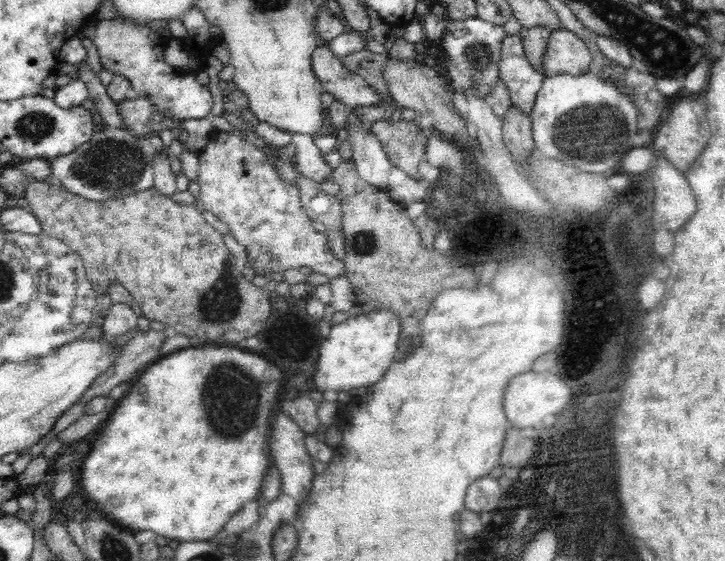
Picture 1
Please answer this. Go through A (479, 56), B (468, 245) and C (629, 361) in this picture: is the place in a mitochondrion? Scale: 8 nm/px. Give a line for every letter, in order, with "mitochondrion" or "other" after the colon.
A: mitochondrion
B: other
C: mitochondrion

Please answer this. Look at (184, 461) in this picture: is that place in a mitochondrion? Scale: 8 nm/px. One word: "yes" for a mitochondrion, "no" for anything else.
no

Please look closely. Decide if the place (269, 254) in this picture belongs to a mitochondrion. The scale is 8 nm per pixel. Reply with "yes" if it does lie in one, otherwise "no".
yes

